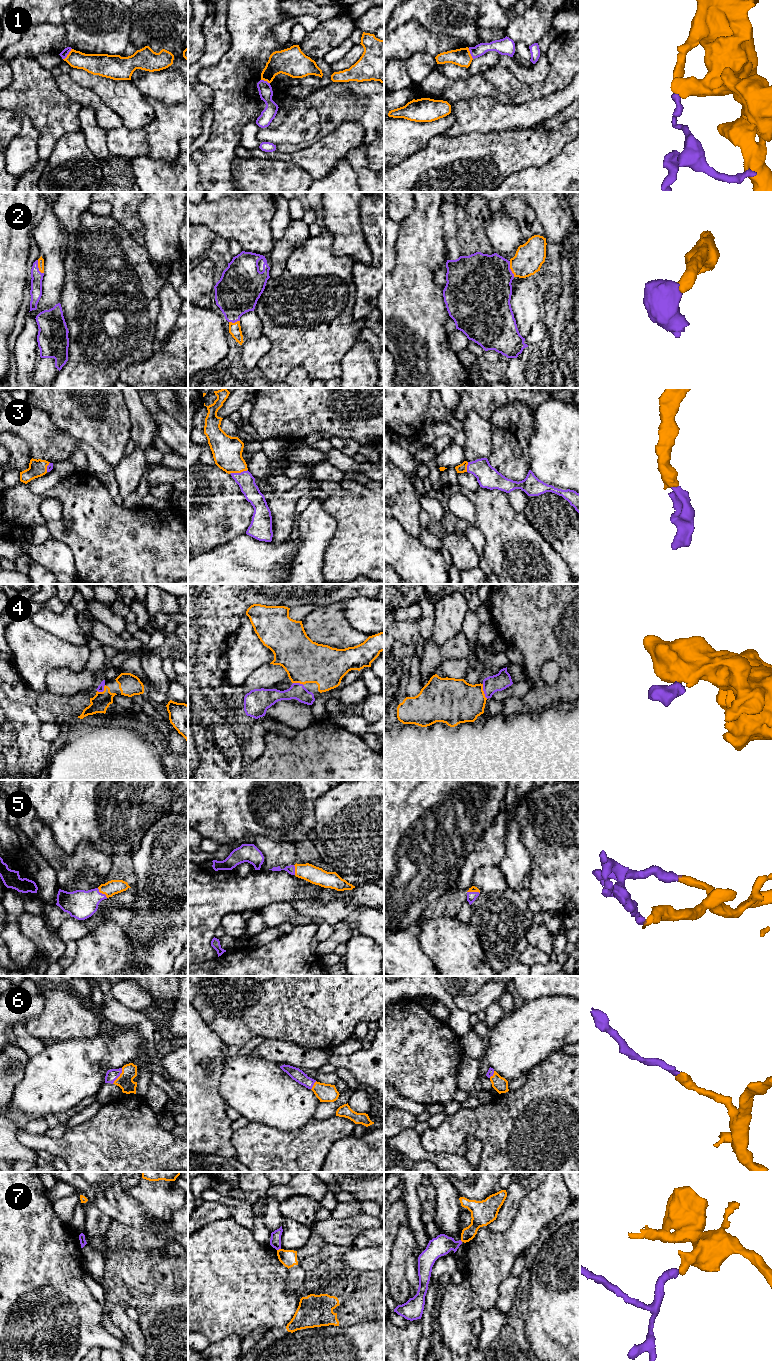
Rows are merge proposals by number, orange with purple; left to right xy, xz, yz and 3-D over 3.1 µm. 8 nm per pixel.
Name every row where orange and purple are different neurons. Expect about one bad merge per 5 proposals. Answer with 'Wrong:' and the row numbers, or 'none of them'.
Wrong: 1, 7

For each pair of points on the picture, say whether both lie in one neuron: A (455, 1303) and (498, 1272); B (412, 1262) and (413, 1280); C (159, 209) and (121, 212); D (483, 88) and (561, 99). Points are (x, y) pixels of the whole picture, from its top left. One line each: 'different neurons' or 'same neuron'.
A: same neuron
B: same neuron
C: different neurons
D: different neurons

